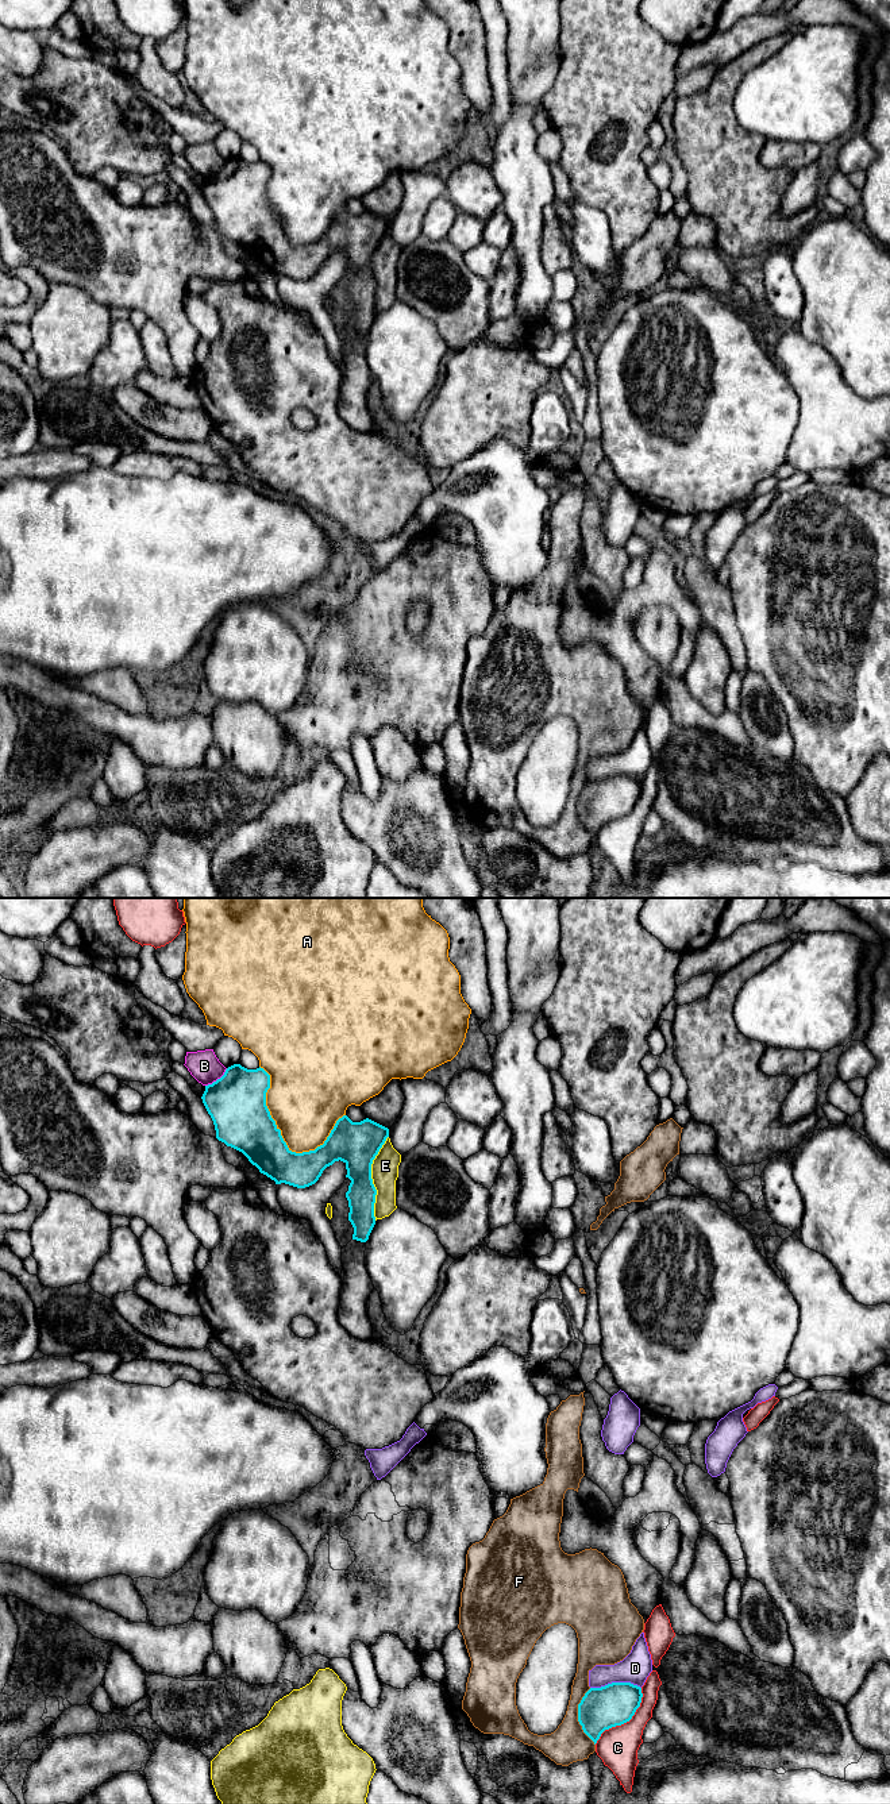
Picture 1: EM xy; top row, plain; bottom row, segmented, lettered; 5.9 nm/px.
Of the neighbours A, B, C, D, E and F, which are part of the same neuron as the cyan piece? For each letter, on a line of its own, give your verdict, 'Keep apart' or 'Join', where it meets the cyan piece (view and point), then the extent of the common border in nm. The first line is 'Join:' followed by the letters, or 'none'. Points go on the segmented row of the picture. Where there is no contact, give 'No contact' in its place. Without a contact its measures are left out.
Join: none
A: Keep apart. Touches cyan at xy (274, 1124). Shared border 600 nm
B: Keep apart. Touches cyan at xy (218, 1079). Shared border 170 nm
C: Keep apart. Touches cyan at xy (625, 1722). Shared border 440 nm
D: Keep apart. Touches cyan at xy (615, 1683). Shared border 300 nm
E: Keep apart. Touches cyan at xy (370, 1178). Shared border 500 nm
F: Keep apart. Touches cyan at xy (578, 1716). Shared border 340 nm

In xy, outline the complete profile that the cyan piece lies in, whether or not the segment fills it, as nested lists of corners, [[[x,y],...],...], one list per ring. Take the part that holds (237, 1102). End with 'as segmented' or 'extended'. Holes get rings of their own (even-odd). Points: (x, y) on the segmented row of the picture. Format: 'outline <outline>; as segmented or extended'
outline [[[228,1067],[224,1075],[205,1086],[201,1096],[211,1115],[216,1138],[242,1152],[261,1173],[276,1184],[305,1188],[315,1184],[335,1161],[346,1164],[351,1180],[346,1198],[352,1240],[366,1242],[375,1225],[377,1190],[371,1164],[389,1137],[389,1129],[366,1118],[352,1122],[339,1118],[323,1145],[315,1150],[292,1152],[266,1106],[270,1075],[263,1068]]]; as segmented

